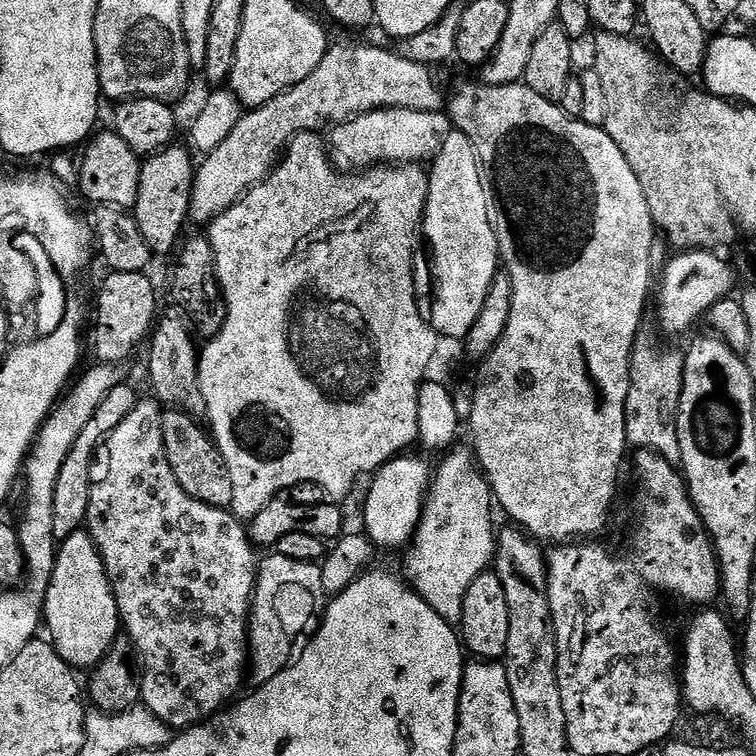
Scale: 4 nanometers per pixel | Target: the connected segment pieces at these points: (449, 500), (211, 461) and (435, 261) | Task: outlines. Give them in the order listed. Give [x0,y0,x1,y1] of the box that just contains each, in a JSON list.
[[402,447,498,626],[162,408,234,509],[422,131,502,340]]

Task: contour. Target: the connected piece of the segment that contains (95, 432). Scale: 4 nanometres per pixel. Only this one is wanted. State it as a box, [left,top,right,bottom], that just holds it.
[54,382,138,541]

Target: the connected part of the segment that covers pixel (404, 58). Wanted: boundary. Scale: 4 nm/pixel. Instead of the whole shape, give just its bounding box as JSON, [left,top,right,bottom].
[191,44,446,225]

